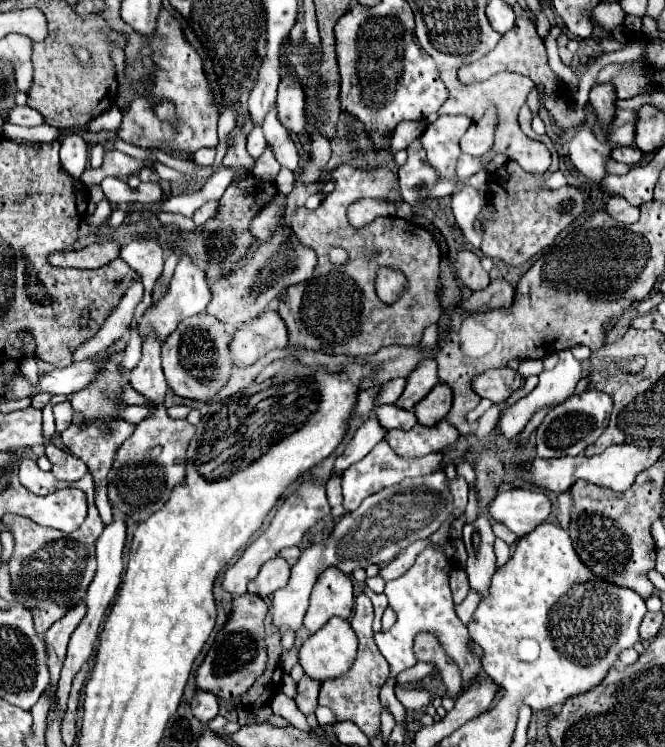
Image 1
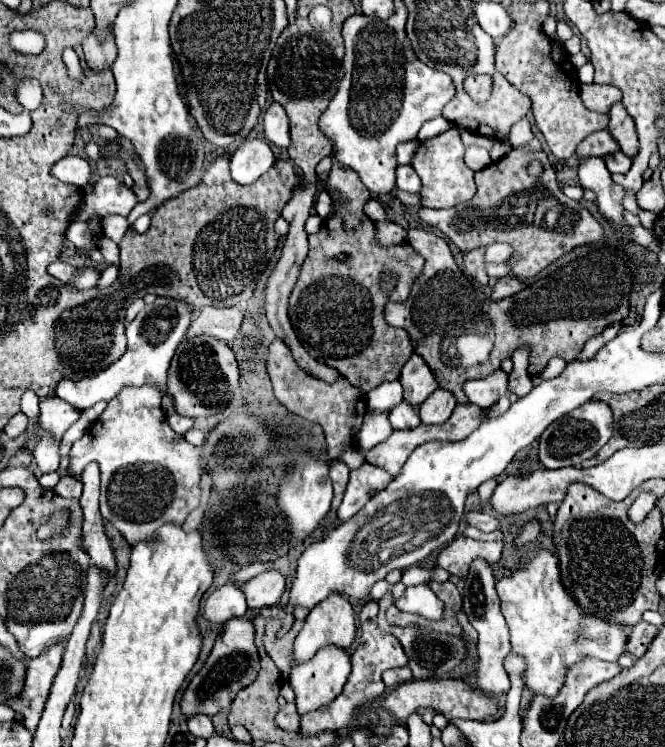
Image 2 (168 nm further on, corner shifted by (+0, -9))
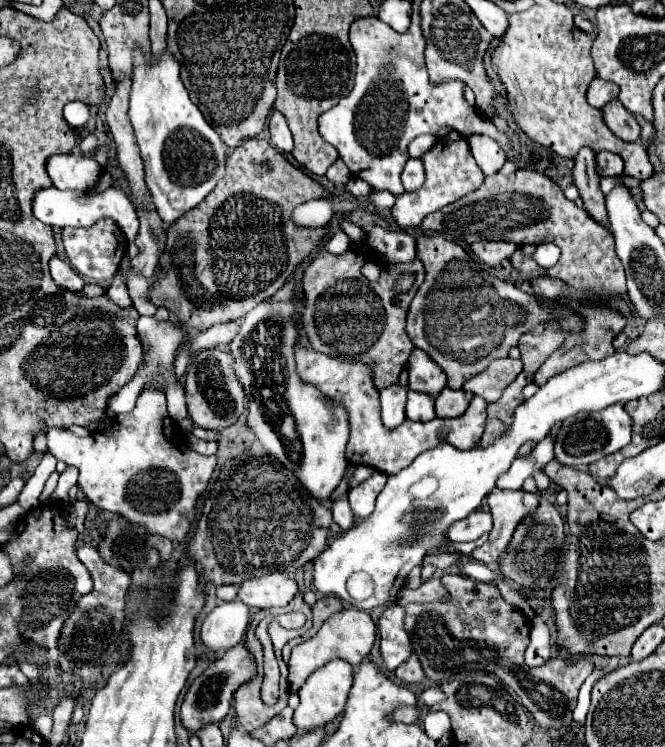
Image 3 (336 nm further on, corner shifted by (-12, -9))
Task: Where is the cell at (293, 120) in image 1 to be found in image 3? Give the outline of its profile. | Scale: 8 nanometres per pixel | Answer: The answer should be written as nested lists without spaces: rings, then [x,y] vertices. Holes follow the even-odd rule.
[[[272,112],[268,126],[270,126],[270,142],[272,142],[272,146],[276,150],[280,150],[280,152],[290,152],[294,140],[292,140],[292,134],[290,134],[290,128],[288,128],[284,116],[280,116],[280,112]]]

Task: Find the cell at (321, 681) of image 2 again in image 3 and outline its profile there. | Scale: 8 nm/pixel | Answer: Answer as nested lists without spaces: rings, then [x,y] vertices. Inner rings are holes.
[[[342,660],[328,662],[324,668],[318,668],[300,688],[298,692],[300,706],[294,710],[292,722],[296,724],[296,728],[302,730],[314,730],[330,724],[344,710],[350,688],[352,688],[352,666],[344,664]]]

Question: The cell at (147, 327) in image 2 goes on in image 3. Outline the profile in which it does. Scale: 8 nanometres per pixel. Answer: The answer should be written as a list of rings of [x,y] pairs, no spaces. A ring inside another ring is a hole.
[[[140,316],[138,318],[138,336],[142,338],[144,348],[146,348],[146,364],[136,372],[136,376],[116,396],[112,396],[112,400],[108,402],[108,412],[106,412],[108,418],[116,418],[118,414],[130,412],[134,408],[134,402],[138,398],[138,392],[142,392],[146,386],[160,388],[160,390],[164,390],[168,394],[168,414],[172,418],[184,420],[188,416],[184,388],[180,386],[180,382],[174,376],[174,358],[176,358],[178,346],[184,340],[184,334],[182,334],[180,328],[182,328],[182,324],[174,316],[170,316],[170,324],[156,322],[152,316]]]

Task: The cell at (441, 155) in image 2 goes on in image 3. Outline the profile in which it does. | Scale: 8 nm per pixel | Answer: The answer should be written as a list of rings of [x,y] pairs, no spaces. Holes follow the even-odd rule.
[[[450,132],[442,138],[438,138],[438,142],[422,156],[422,162],[424,162],[424,170],[426,170],[426,180],[424,180],[422,188],[418,188],[414,192],[404,192],[402,196],[396,198],[396,202],[392,206],[392,218],[402,232],[418,228],[424,216],[456,202],[460,196],[466,196],[468,192],[474,192],[484,182],[484,174],[480,172],[480,168],[472,160],[472,154],[468,152],[466,138],[460,136],[458,132]]]

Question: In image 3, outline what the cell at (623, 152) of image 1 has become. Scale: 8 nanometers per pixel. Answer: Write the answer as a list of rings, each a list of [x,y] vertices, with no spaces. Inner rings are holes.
[[[598,152],[596,154],[596,172],[600,178],[606,176],[620,176],[624,170],[624,160],[614,152]]]

